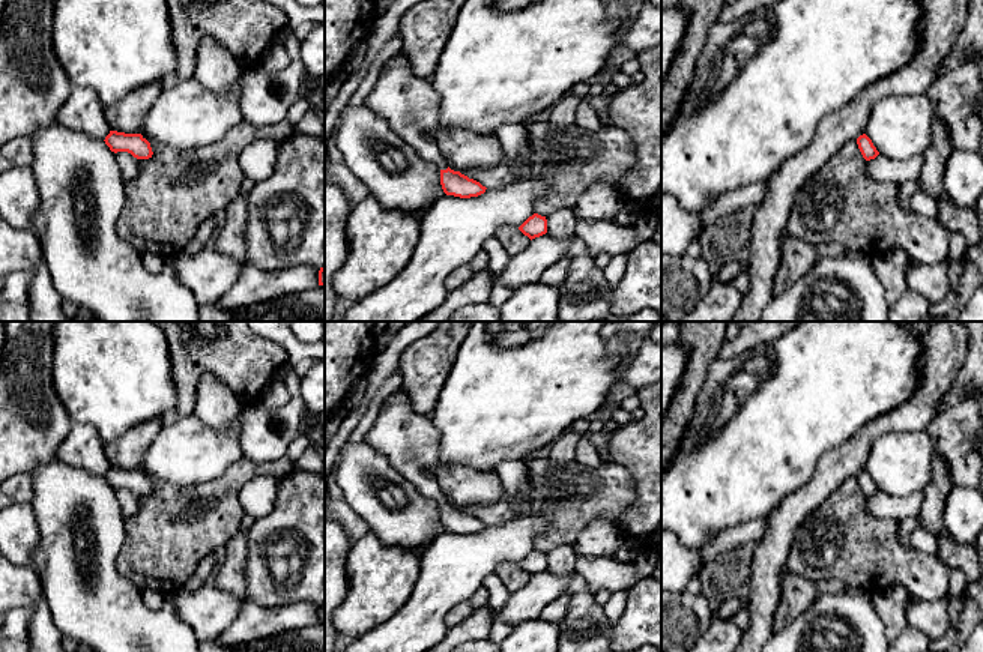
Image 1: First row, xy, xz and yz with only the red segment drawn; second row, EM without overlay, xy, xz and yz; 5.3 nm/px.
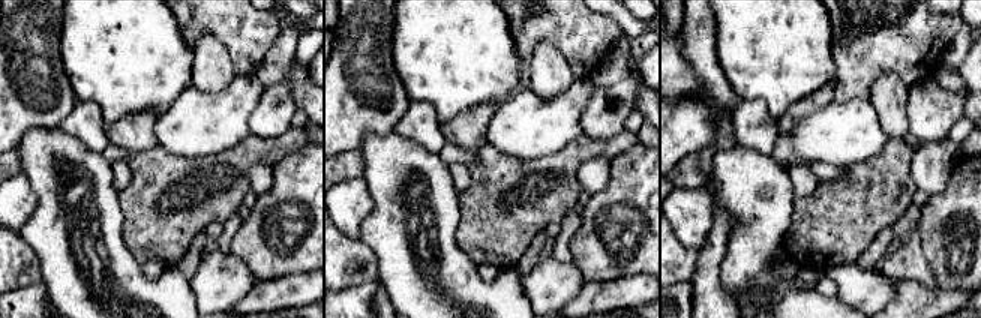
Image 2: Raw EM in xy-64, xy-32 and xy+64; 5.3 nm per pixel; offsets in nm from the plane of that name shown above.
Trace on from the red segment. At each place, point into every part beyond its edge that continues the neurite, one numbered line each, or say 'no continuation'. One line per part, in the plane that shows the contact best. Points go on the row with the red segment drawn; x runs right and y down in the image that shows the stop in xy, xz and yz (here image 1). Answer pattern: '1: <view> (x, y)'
1: xz (409, 104)

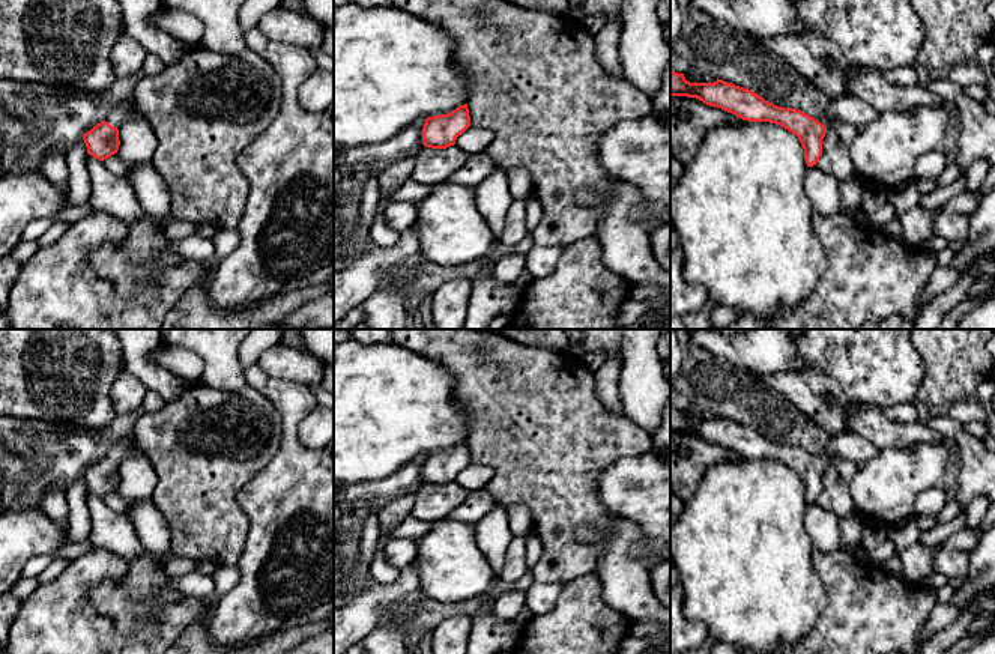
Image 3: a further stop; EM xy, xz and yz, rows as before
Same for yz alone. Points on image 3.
1: yz (849, 108)

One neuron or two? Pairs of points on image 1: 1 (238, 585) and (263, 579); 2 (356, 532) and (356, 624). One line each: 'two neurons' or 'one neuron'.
1: two neurons
2: two neurons

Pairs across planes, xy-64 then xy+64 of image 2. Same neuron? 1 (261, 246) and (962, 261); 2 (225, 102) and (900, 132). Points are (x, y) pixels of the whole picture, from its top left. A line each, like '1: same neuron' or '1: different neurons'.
1: same neuron
2: different neurons

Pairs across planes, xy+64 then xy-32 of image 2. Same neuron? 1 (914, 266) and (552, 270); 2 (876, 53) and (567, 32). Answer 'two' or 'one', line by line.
1: two
2: one

